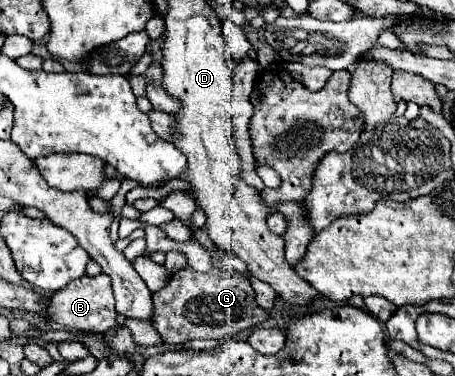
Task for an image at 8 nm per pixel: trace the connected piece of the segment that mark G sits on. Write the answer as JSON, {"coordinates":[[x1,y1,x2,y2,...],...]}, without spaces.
{"coordinates":[[193,268,179,270,153,298,153,326,167,344,185,344,195,338,231,338,247,328,269,318,255,302,255,292,243,272,195,272]]}

